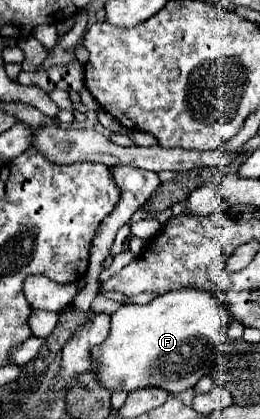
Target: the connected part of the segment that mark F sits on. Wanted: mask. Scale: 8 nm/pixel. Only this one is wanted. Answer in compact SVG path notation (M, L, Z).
M179 289L169 291L165 295L157 295L147 305L121 305L111 315L111 333L103 345L93 349L97 363L97 373L101 383L111 389L135 391L143 387L161 387L169 393L191 389L203 375L209 373L215 353L219 353L219 345L227 339L227 331L231 325L231 315L227 307L215 297L215 293L207 293L205 289Z

